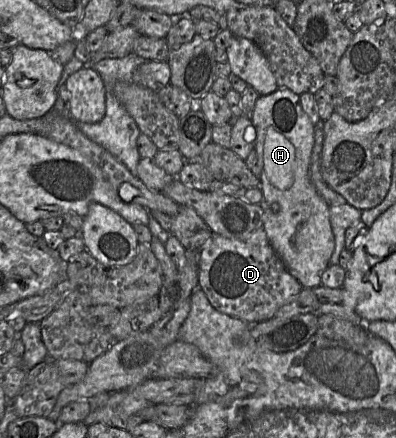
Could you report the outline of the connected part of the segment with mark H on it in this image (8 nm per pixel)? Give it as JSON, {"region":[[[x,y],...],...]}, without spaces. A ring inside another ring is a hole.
{"region":[[[287,88],[260,96],[250,118],[255,129],[254,150],[261,173],[260,189],[264,202],[260,205],[264,212],[263,229],[276,255],[287,271],[295,277],[303,288],[321,286],[321,276],[330,265],[335,249],[335,238],[330,224],[329,205],[319,195],[310,178],[310,162],[315,143],[315,125],[301,107],[299,95]]]}

